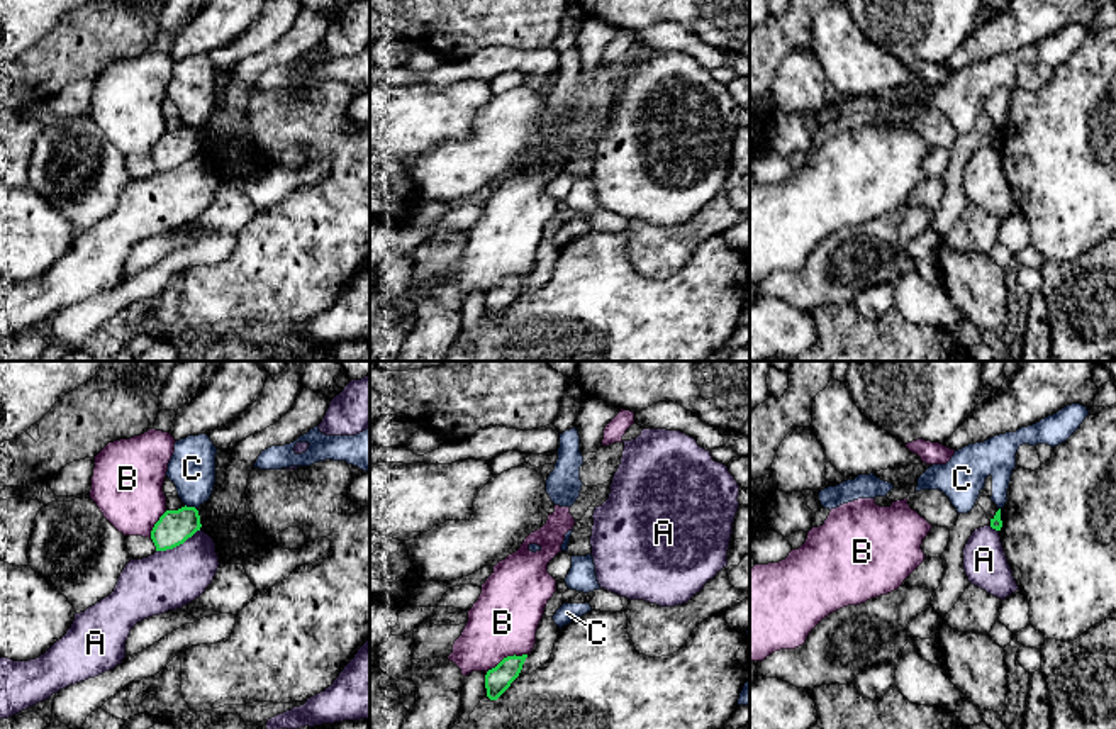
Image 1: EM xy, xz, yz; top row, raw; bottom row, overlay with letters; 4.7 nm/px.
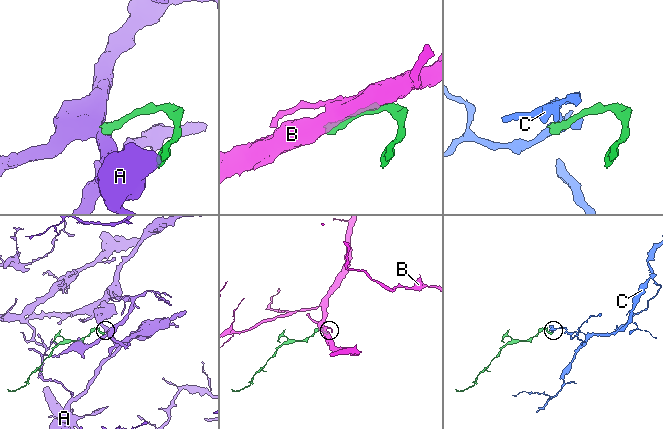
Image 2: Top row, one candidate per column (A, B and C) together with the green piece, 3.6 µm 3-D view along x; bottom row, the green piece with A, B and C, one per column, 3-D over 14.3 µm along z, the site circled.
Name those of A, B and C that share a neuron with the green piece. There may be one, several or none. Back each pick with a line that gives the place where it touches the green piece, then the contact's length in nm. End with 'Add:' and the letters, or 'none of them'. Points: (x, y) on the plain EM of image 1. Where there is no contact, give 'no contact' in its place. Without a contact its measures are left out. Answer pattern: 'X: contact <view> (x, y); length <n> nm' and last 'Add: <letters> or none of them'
Add: none of them

